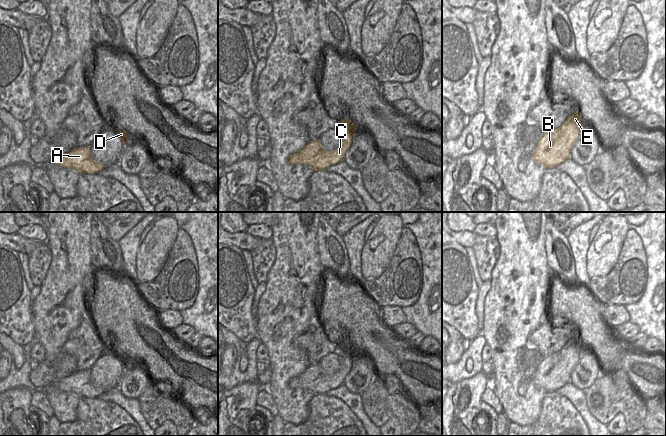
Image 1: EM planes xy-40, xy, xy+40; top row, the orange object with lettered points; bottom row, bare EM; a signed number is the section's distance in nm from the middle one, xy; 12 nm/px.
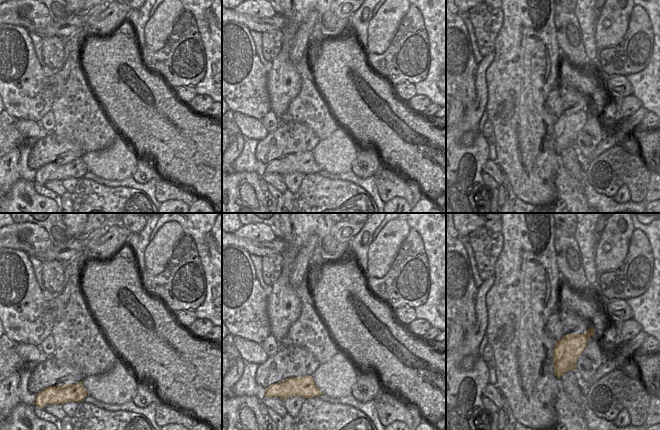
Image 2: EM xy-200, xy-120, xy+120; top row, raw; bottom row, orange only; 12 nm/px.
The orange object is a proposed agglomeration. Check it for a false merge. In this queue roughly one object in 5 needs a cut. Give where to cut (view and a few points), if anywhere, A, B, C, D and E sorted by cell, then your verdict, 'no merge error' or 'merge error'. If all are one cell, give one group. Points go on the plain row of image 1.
no cut; A B C D E; no merge error

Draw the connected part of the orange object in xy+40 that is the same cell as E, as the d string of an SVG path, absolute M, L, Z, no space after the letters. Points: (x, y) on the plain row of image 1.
M577 336L568 340L559 352L544 357L535 370L533 384L545 392L554 392L569 383L583 345L580 336Z

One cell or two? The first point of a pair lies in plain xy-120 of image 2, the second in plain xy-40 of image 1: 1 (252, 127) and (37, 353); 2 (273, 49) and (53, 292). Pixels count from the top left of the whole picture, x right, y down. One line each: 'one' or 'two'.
1: two
2: two

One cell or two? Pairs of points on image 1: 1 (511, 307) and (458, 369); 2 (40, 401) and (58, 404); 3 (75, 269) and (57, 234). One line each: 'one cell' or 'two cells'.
1: two cells
2: two cells
3: one cell

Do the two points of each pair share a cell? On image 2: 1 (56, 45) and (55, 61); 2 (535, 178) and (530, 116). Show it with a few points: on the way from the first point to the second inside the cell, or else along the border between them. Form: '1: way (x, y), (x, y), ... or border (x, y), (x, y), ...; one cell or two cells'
1: way (55, 49), (55, 57); one cell
2: way (535, 163), (532, 159), (530, 131); one cell

